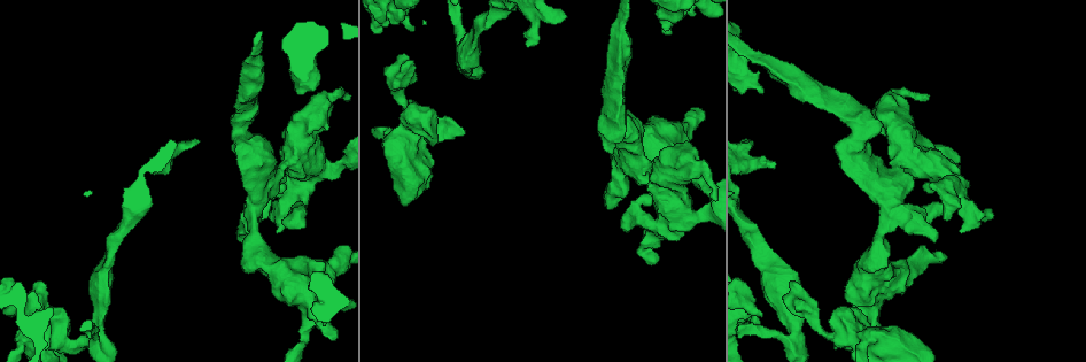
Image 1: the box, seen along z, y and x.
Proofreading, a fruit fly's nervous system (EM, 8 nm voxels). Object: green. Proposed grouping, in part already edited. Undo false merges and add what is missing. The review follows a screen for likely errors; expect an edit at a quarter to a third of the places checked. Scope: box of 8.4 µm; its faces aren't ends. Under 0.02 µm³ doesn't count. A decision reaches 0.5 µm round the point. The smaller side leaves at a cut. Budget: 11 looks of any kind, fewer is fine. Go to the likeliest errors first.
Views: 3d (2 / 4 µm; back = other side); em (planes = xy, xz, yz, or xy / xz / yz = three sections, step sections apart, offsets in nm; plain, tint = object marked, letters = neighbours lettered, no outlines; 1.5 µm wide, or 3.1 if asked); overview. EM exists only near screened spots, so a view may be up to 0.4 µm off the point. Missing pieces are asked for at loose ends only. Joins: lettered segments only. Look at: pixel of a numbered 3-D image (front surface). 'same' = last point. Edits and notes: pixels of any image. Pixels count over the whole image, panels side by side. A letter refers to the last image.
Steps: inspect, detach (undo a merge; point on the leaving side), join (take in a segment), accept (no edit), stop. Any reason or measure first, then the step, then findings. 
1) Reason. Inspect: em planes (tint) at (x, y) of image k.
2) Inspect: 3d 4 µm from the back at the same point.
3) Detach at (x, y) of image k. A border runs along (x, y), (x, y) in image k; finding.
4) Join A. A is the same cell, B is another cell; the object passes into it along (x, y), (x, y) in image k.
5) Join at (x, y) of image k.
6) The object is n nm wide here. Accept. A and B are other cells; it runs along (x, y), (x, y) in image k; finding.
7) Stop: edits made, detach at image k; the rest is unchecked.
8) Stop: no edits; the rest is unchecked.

Free end. Inspect: 3d 2 µm at (42, 282) of image 1.

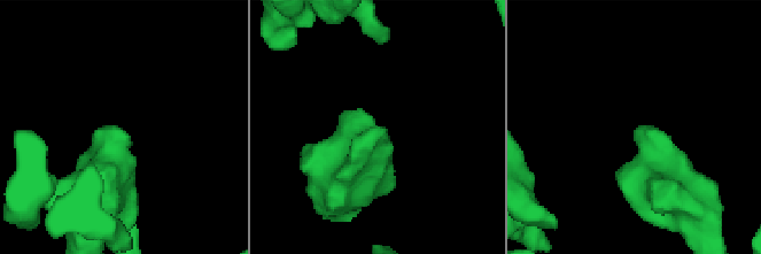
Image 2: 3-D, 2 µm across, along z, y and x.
Inspect: em planes (letters) at (379, 129) of image 2.

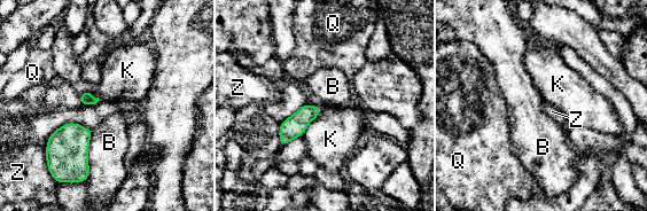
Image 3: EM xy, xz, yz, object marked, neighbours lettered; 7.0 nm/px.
Accept. B, K, Q and Z are other cells; a border runs along (91, 129), (59, 126), (46, 164) in image 3; no lettered segment goes on from it.

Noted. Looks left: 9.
Branch stops here. Inspect: 3d 2 µm at (333, 339) of image 1.

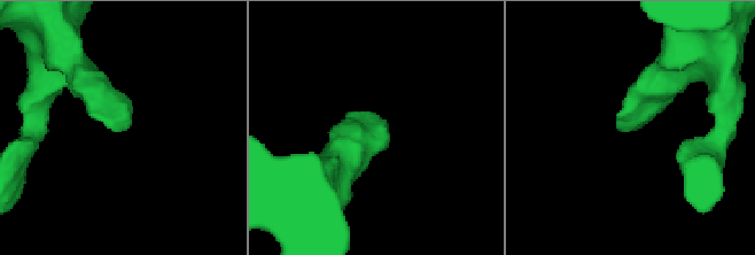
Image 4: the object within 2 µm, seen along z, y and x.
Shape alone is not enough. Inspect: em planes (letters) at (113, 127) of image 4.

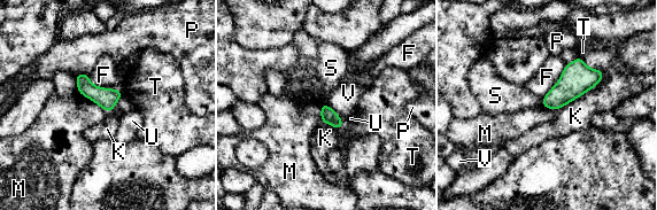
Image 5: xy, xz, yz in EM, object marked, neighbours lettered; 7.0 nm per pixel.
The longest contact is with K, 360 nm. Accept. F, K, M, P, S, T, U and V are other cells; a border runs along (77, 91), (95, 102), (106, 113) in image 5; none of them fits.

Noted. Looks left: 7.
Inspect: 3d 4 µm at (992, 218) of image 1.

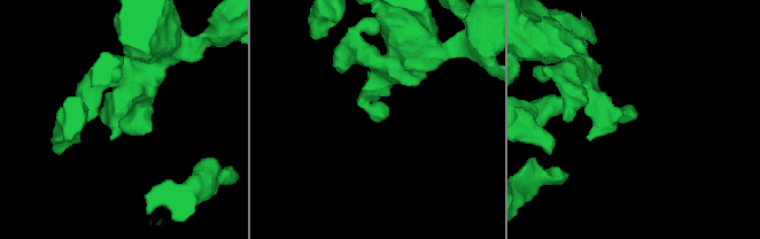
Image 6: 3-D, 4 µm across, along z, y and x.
Now the EM. Inspect: em xz step 4 (tint) at (375, 121) of image 6.

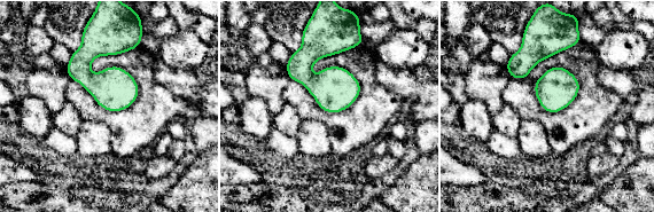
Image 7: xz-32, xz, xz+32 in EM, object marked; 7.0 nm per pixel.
Another direction. Inspect: em planes (letters) at the same point.

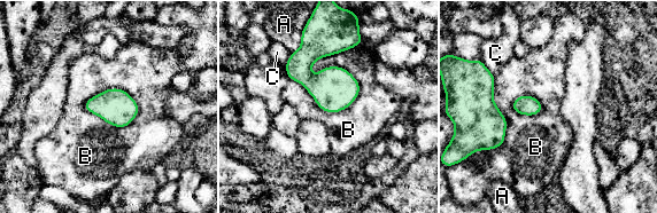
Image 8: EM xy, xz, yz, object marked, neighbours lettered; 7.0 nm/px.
Accept. A, B and C are other cells; a border runs along (361, 44), (290, 80) in image 8; no lettered segment goes on from it.

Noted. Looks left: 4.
Sudden change in width. Inspect: em xz step 8 (tint) at (259, 48) of image 1.

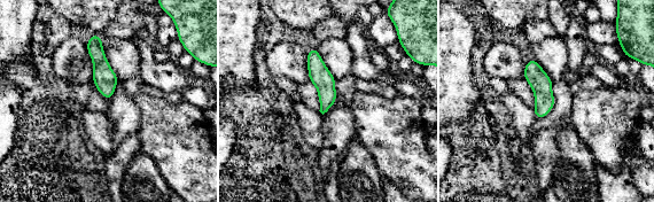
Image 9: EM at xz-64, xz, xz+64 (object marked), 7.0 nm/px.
Cut it another way. Inspect: em planes (letters) at the same point.

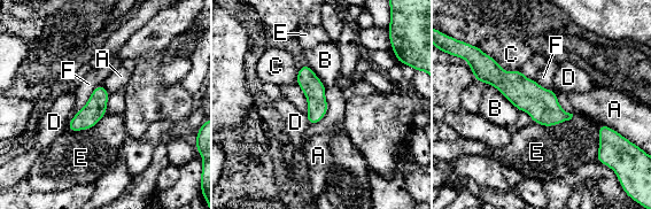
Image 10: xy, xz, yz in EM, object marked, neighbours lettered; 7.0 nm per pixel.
The object is 150 nm wide here. Accept. A, B, C, D, E and F are other cells; a border runs along (573, 114), (549, 126), (533, 122) in image 10; all the same neuron.

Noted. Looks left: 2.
Stop: no edits; the rest is unchecked.

